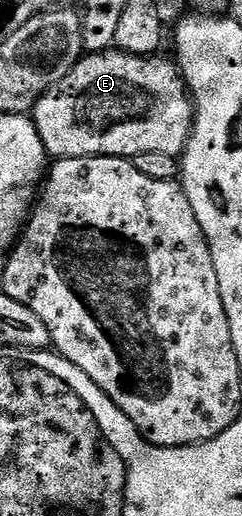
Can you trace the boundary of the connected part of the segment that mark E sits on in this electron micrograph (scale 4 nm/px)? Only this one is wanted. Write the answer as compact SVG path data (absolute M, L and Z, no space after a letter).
M116 49L86 54L63 77L61 83L33 106L31 118L45 146L46 156L78 159L84 155L117 155L134 160L145 153L163 153L180 157L185 154L189 134L193 132L193 100L176 62L162 57L128 55Z

